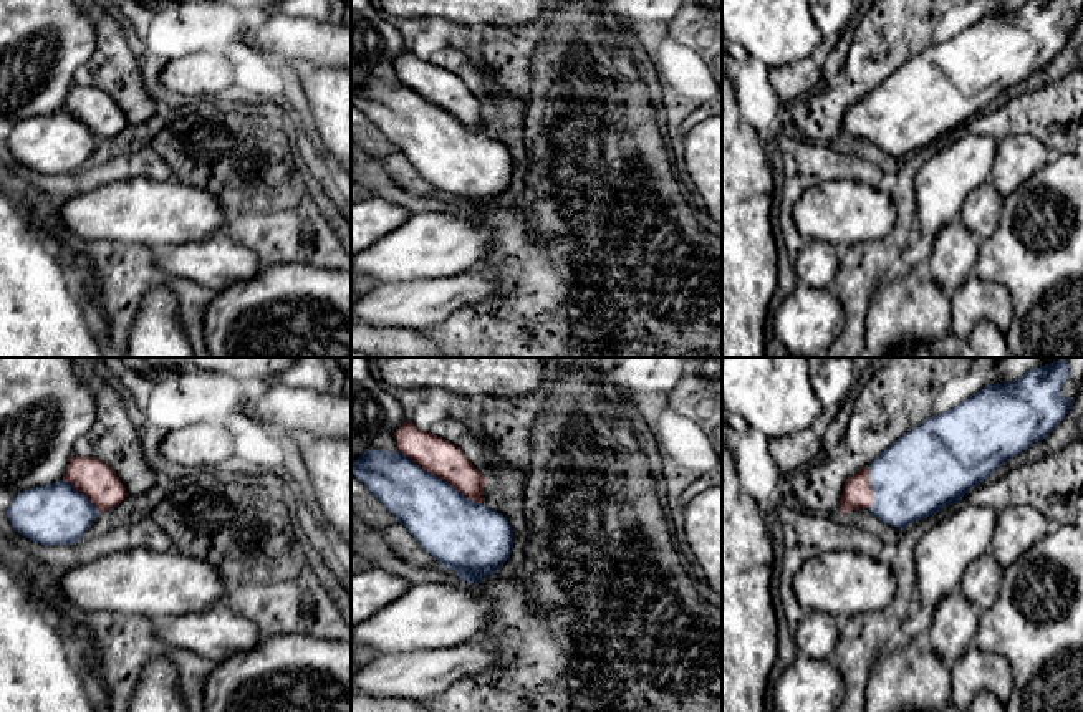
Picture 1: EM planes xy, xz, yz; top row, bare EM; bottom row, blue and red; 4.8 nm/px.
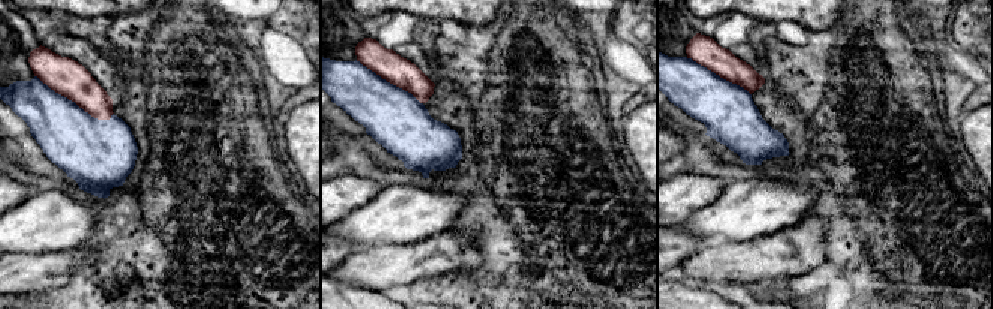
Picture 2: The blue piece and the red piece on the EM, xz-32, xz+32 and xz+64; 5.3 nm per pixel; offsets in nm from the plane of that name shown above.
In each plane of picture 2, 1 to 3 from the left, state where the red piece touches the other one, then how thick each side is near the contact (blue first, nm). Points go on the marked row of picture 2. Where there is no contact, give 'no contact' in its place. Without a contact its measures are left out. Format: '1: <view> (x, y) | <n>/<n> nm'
1: xz-32 (74, 102) | 340/200 nm
2: xz+32 (389, 83) | 320/160 nm
3: xz+64 (717, 75) | 300/160 nm

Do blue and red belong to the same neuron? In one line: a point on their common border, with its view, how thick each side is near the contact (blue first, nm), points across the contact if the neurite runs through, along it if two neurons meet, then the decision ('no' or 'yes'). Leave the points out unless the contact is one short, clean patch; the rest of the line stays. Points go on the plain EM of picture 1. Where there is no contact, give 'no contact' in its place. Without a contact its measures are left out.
meets blue in xz at (438, 106); 320 nm thick on the blue side, 180 nm on the other; yes

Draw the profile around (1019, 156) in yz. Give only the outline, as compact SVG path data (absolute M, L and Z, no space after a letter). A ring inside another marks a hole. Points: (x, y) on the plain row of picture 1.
M1033 136L999 141L989 180L967 195L959 217L979 243L997 229L1004 199L1047 162L1048 147Z

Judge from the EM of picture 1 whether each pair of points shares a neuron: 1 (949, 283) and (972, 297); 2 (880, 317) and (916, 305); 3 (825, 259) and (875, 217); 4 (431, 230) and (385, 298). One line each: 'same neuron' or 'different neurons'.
1: different neurons
2: same neuron
3: different neurons
4: different neurons

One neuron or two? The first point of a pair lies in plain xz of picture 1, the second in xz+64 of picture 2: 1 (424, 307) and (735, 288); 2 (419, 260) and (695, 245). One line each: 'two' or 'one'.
1: two
2: two

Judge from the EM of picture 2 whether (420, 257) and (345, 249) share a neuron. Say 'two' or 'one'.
one

